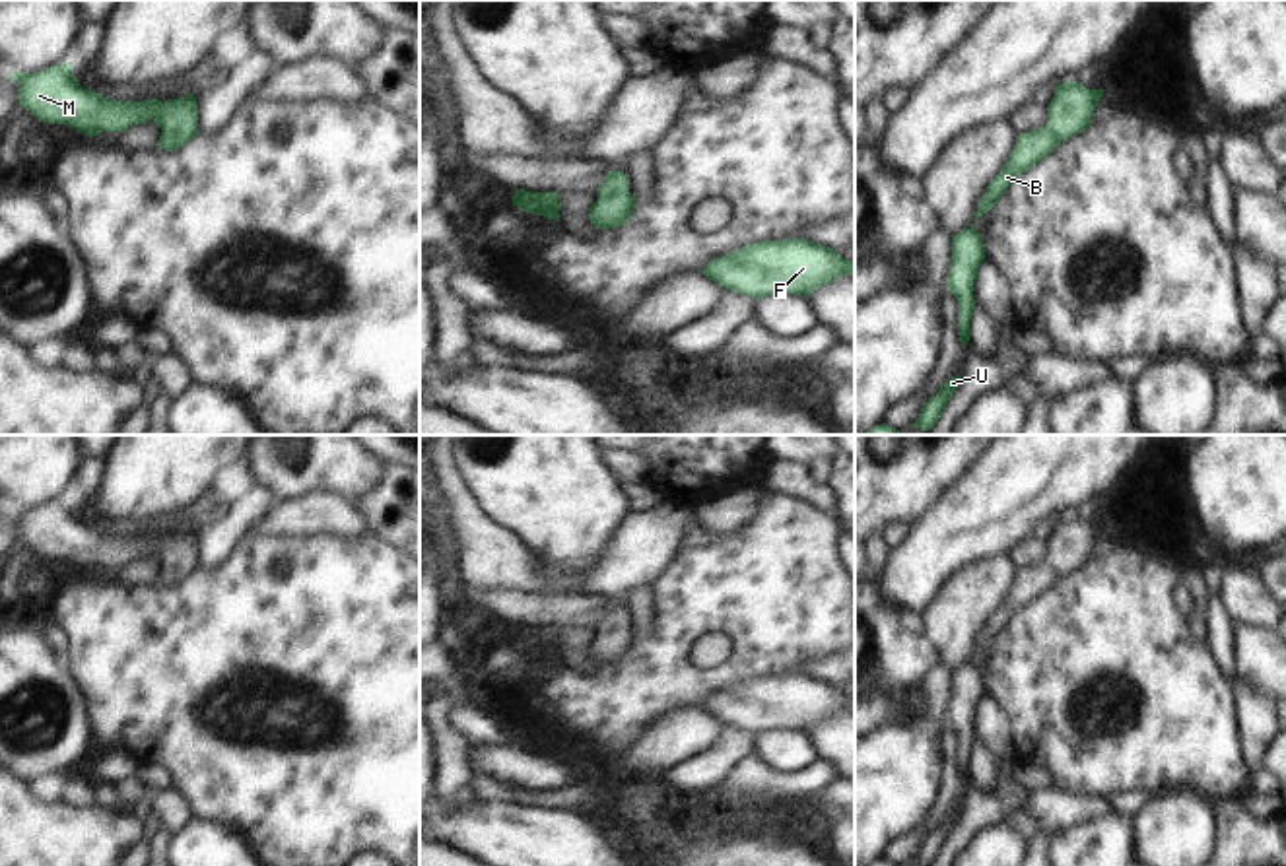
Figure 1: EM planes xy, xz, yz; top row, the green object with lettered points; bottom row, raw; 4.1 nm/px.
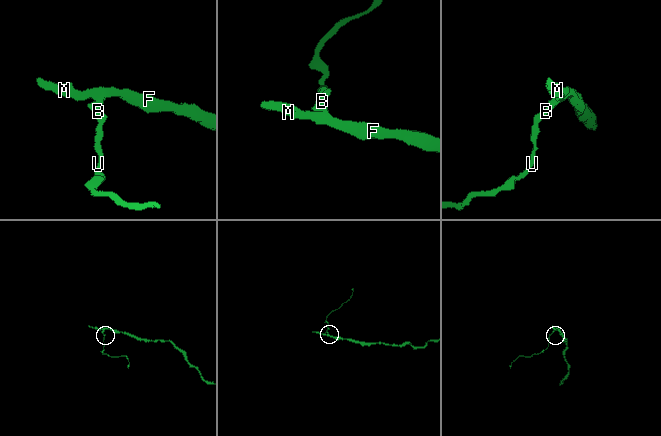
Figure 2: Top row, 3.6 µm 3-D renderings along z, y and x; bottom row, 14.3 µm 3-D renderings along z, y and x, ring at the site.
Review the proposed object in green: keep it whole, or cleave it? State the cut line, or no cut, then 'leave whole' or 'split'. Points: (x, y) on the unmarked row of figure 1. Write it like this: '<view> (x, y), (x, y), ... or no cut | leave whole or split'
no cut | leave whole

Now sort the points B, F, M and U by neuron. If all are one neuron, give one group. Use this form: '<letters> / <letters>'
B F M U

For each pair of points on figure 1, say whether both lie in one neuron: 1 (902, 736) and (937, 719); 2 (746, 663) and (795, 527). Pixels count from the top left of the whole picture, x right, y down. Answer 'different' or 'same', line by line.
1: different
2: same

